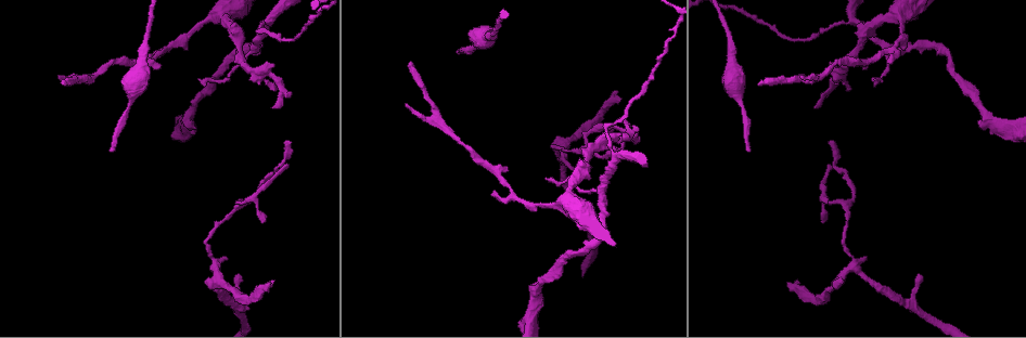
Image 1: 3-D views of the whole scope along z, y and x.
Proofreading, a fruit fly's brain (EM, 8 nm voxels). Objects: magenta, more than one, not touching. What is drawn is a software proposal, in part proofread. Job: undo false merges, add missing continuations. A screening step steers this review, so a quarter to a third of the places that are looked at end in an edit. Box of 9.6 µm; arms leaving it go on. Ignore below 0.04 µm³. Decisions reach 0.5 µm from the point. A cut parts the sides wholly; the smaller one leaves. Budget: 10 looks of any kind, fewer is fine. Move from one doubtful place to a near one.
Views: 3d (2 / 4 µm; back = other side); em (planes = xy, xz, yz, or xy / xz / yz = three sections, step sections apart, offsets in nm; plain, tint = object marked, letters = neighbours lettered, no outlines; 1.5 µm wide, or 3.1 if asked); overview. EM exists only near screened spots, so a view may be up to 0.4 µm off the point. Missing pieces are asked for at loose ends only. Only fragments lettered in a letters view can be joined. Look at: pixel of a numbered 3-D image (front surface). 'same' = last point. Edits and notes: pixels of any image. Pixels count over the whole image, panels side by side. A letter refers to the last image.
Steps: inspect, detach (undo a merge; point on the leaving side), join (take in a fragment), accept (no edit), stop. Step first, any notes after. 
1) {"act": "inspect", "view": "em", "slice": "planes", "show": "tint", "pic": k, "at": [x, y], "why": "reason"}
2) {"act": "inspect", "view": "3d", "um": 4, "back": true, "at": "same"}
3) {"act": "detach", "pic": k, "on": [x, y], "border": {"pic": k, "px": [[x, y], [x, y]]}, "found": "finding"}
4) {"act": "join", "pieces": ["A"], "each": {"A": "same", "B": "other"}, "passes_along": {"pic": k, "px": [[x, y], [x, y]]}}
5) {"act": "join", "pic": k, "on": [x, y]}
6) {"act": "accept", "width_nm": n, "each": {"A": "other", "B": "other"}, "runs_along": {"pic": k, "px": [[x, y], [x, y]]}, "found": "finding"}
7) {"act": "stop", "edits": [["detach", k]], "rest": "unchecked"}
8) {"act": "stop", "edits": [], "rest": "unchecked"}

{"act": "inspect", "view": "3d", "um": 2, "back": true, "pic": 1, "at": [747, 150], "why": "an open end"}

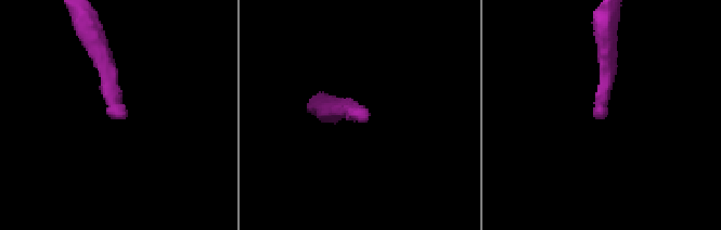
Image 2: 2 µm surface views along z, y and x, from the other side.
{"act": "inspect", "view": "em", "slice": "planes", "show": "letters", "pic": 2, "at": [597, 111], "why": "now the EM"}

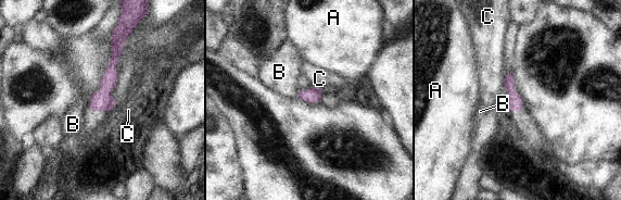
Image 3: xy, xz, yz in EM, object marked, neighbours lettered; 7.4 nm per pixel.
{"act": "accept", "each": {"A": "other", "B": "other", "C": "other"}, "runs_along": {"pic": 3, "px": [[117, 36], [111, 76], [93, 108]]}, "found": "no lettered fragment goes on from it"}

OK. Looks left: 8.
{"act": "inspect", "view": "3d", "um": 2, "back": true, "pic": 1, "at": [59, 77], "why": "tapers out"}

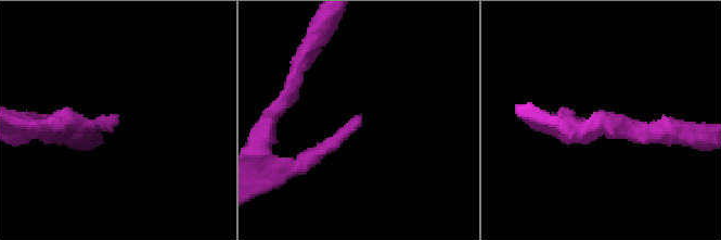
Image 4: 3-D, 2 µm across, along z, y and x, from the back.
{"act": "inspect", "view": "em", "slice": "planes", "show": "letters", "pic": 4, "at": [118, 115], "why": "need the tissue"}

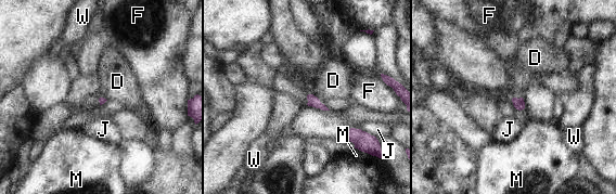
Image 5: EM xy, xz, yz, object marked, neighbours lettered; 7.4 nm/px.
{"act": "accept", "each": {"D": "other", "F": "other", "J": "other", "M": "other", "W": "other"}, "border": {"pic": 5, "px": [[312, 94], [323, 104]]}, "found": "none of them fits"}

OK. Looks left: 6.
{"act": "inspect", "view": "em", "slice": "yz", "step": 8, "show": "letters", "pic": 1, "at": [492, 194], "why": "an open end"}

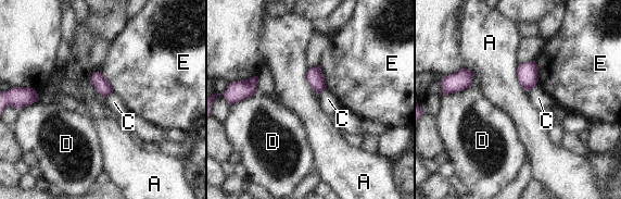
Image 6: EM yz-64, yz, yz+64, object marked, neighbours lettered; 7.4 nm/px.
{"act": "accept", "each": {"A": "other", "C": "other", "D": "other", "E": "other"}, "border": {"pic": 6, "px": [[318, 65], [327, 88]]}, "found": "no lettered fragment goes on from it"}

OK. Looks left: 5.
{"act": "inspect", "view": "3d", "um": 4, "pic": 1, "at": [277, 88], "why": "free end"}

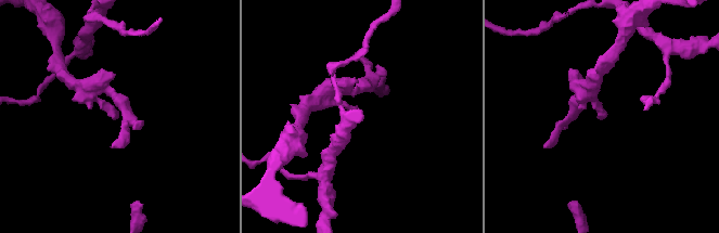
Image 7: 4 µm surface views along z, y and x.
{"act": "inspect", "view": "em", "slice": "xz", "step": 8, "show": "letters", "pic": 7, "at": [116, 114], "why": "shape alone is not enough"}

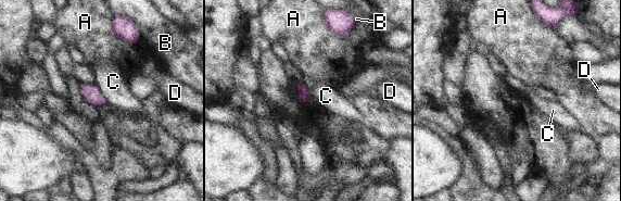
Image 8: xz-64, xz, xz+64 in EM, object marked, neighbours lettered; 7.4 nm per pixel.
{"act": "accept", "longest_contact_nm": ["A", 240], "each": {"A": "other", "B": "other", "C": "other", "D": "other"}, "found": "none of them fits"}

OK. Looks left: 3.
{"act": "stop", "edits": [], "rest": "unchecked"}

